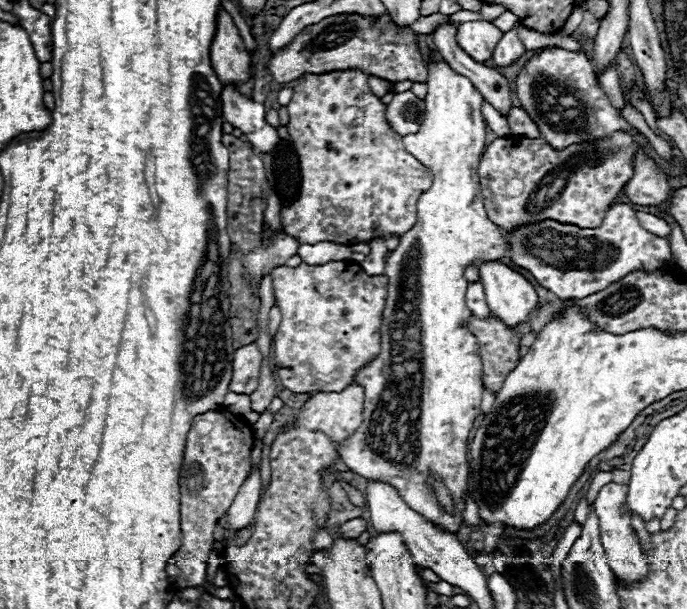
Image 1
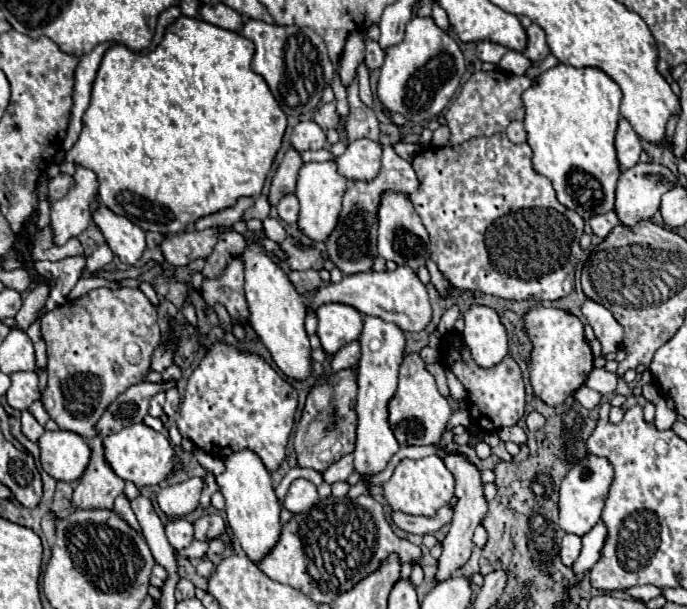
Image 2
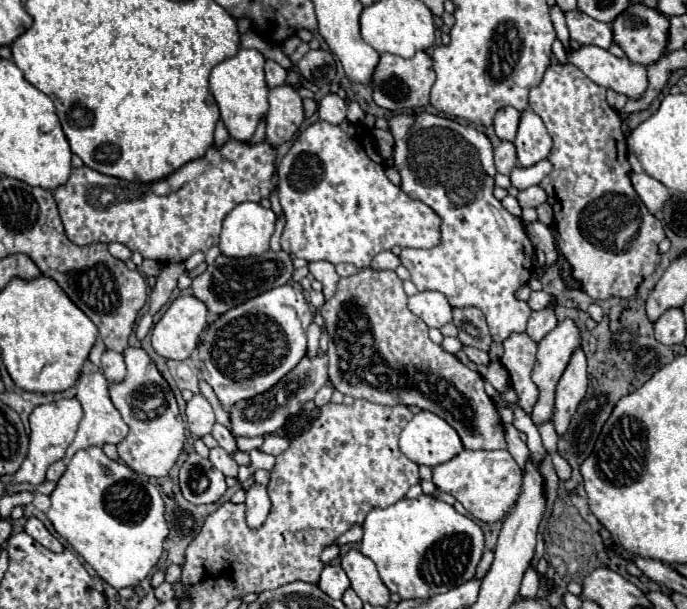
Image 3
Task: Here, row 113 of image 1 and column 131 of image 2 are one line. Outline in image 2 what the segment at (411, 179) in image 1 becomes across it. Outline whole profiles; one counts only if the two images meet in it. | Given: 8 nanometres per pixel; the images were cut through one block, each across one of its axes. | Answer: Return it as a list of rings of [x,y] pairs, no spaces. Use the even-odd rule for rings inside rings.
[[[98,288],[90,294],[70,300],[40,318],[40,332],[48,352],[48,386],[42,402],[50,418],[60,430],[76,432],[84,438],[94,438],[94,424],[108,408],[108,404],[132,384],[144,380],[150,368],[150,356],[160,346],[160,330],[156,322],[156,306],[138,288]],[[84,376],[88,376],[88,394],[84,392]]]

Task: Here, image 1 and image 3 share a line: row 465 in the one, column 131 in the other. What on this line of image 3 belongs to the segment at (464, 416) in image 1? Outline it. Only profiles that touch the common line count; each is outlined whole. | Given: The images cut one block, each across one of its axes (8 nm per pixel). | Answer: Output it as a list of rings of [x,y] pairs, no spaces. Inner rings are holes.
[[[128,346],[124,352],[124,362],[128,374],[122,382],[110,382],[110,398],[122,420],[128,424],[128,436],[116,446],[120,460],[138,474],[150,478],[168,476],[170,468],[176,464],[180,450],[184,448],[184,420],[180,416],[174,392],[156,368],[154,360],[142,346]]]

